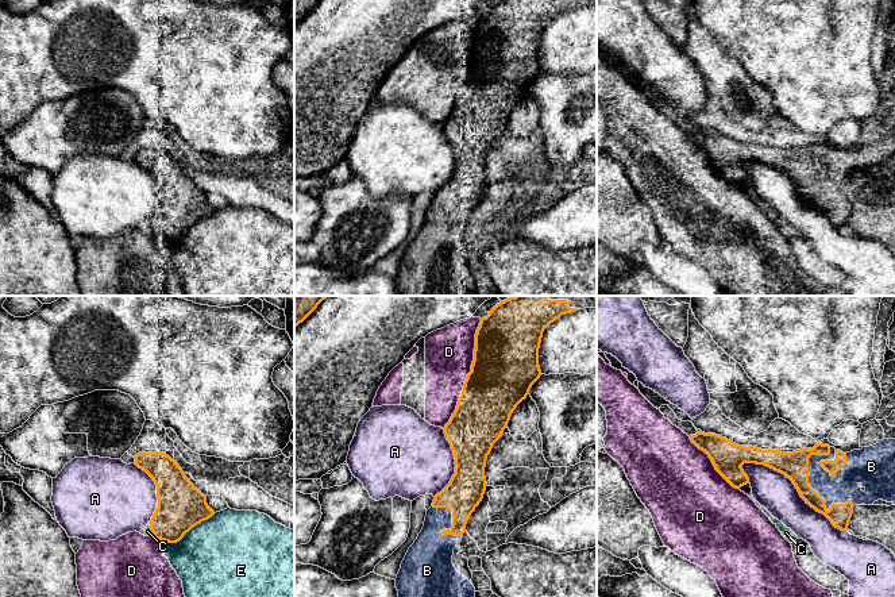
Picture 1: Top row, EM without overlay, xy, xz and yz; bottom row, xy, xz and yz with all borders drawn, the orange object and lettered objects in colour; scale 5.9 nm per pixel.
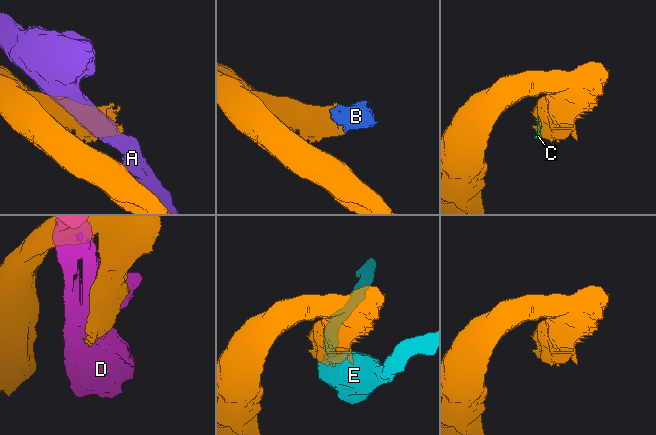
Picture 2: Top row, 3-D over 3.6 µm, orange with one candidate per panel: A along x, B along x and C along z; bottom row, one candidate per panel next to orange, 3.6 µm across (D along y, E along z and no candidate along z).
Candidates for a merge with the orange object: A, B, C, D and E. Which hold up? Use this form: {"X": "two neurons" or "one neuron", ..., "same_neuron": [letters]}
{"A": "two neurons", "B": "one neuron", "C": "two neurons", "D": "two neurons", "E": "two neurons", "same_neuron": ["B"]}

